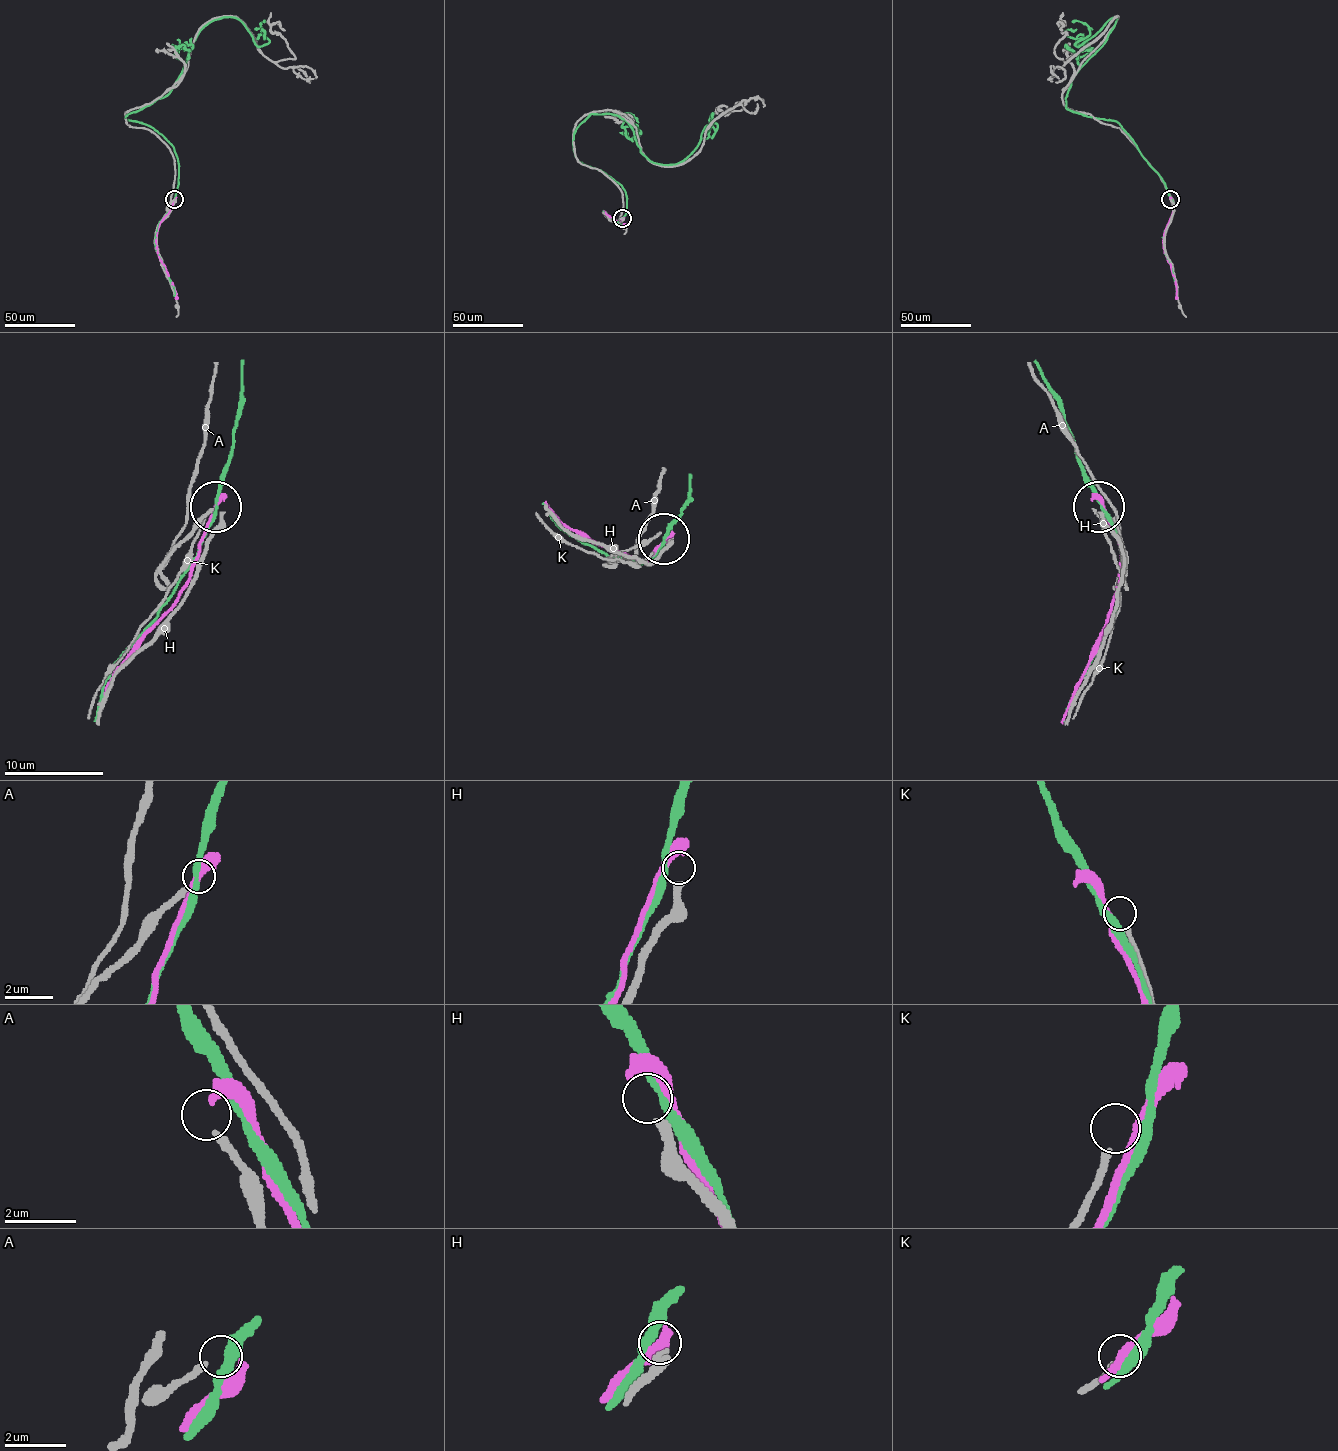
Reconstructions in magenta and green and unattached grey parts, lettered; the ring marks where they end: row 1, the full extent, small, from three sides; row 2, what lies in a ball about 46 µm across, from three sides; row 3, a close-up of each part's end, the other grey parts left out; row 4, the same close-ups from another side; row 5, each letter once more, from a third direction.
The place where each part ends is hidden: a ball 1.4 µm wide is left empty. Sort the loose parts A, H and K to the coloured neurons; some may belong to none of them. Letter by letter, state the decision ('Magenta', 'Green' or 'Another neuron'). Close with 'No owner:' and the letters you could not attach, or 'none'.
A: Magenta
H: Another neuron
K: Another neuron
No owner: H, K

